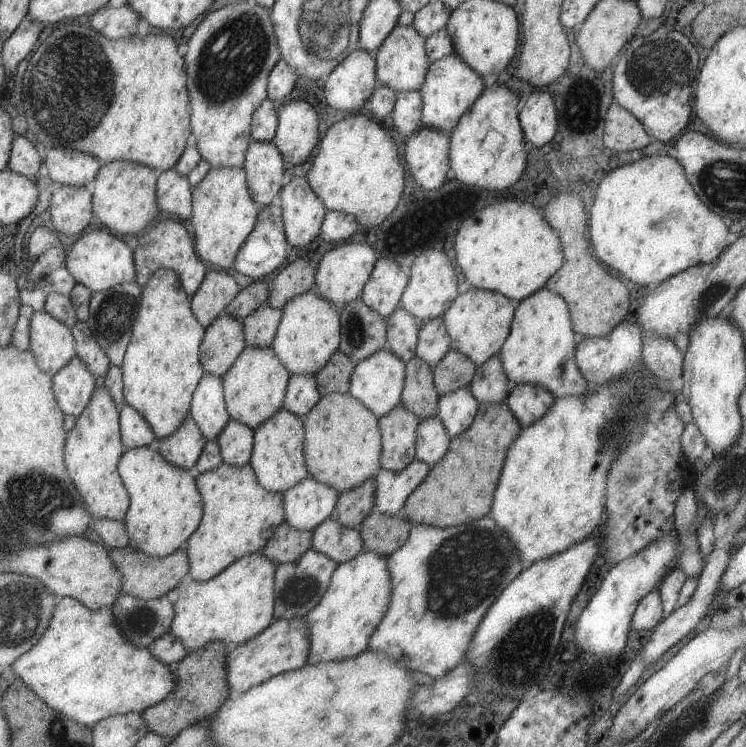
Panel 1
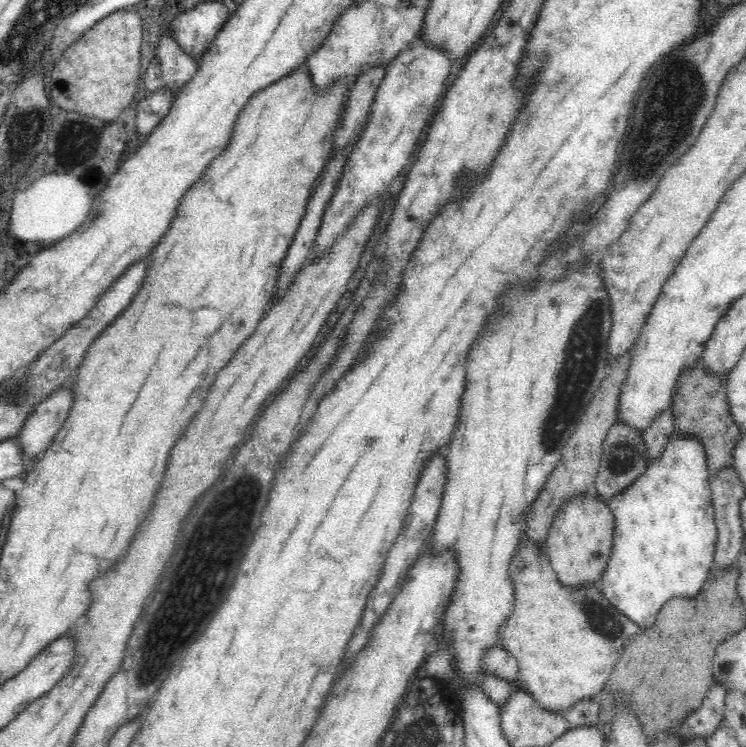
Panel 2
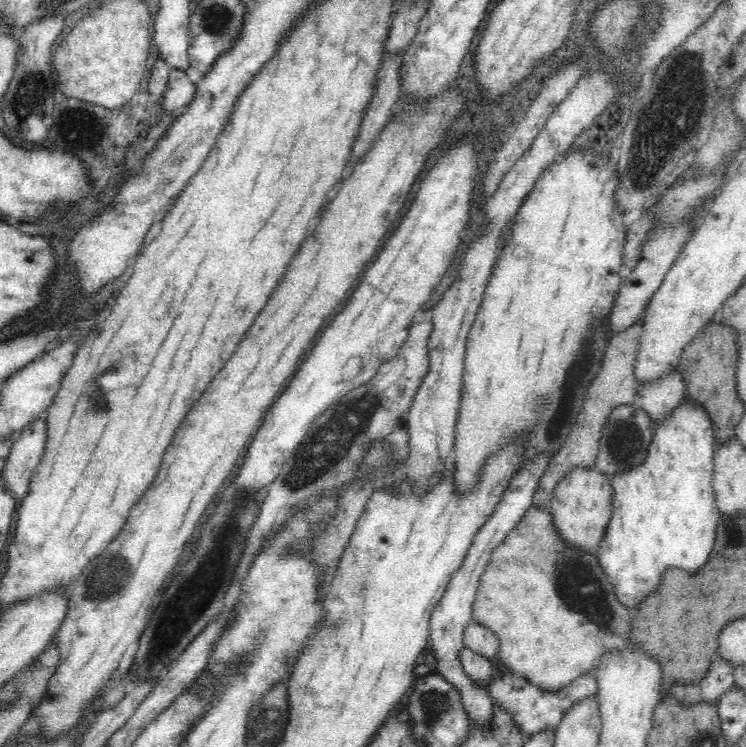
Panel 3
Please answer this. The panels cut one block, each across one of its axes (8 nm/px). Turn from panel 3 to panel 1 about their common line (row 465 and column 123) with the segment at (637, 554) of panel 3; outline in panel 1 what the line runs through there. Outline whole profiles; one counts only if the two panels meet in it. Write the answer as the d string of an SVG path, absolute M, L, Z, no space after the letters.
M60 597L41 640L31 650L21 654L9 668L49 708L88 727L113 715L141 713L145 708L165 700L175 688L173 667L153 658L149 648L137 648L127 642L115 626L110 607L91 610L71 597Z

